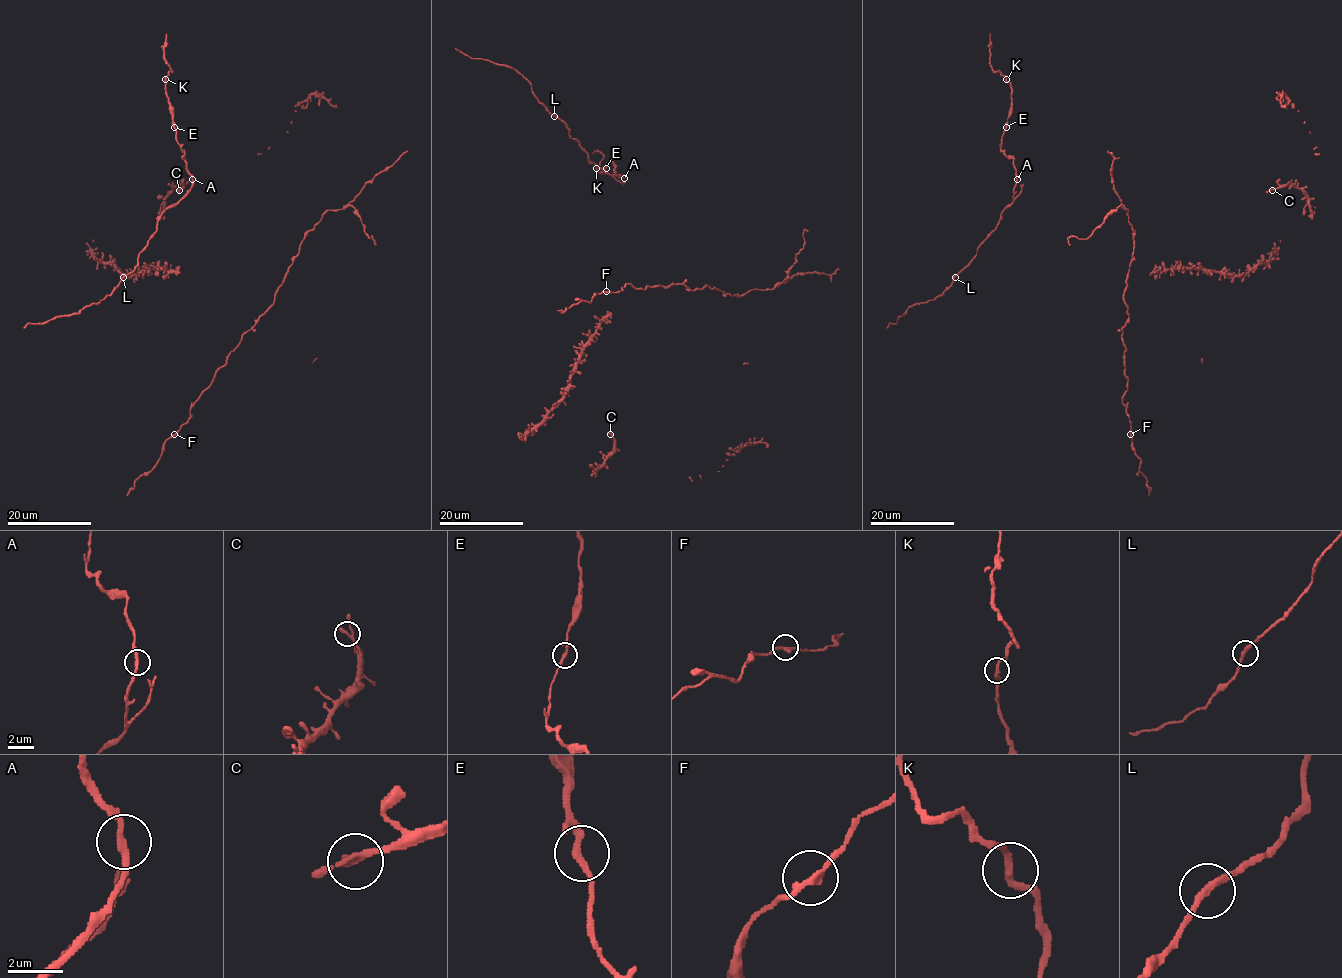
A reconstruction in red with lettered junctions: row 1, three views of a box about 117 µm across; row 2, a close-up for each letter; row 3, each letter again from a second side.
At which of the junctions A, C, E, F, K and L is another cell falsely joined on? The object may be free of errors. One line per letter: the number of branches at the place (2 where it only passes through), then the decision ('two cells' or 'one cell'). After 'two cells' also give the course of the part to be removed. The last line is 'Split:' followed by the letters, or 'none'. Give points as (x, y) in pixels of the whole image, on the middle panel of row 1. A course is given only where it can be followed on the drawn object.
A: branches 2; one cell
C: branches 2; one cell
E: branches 2; one cell
F: branches 2; one cell
K: branches 2; one cell
L: branches 2; one cell
Split: none

